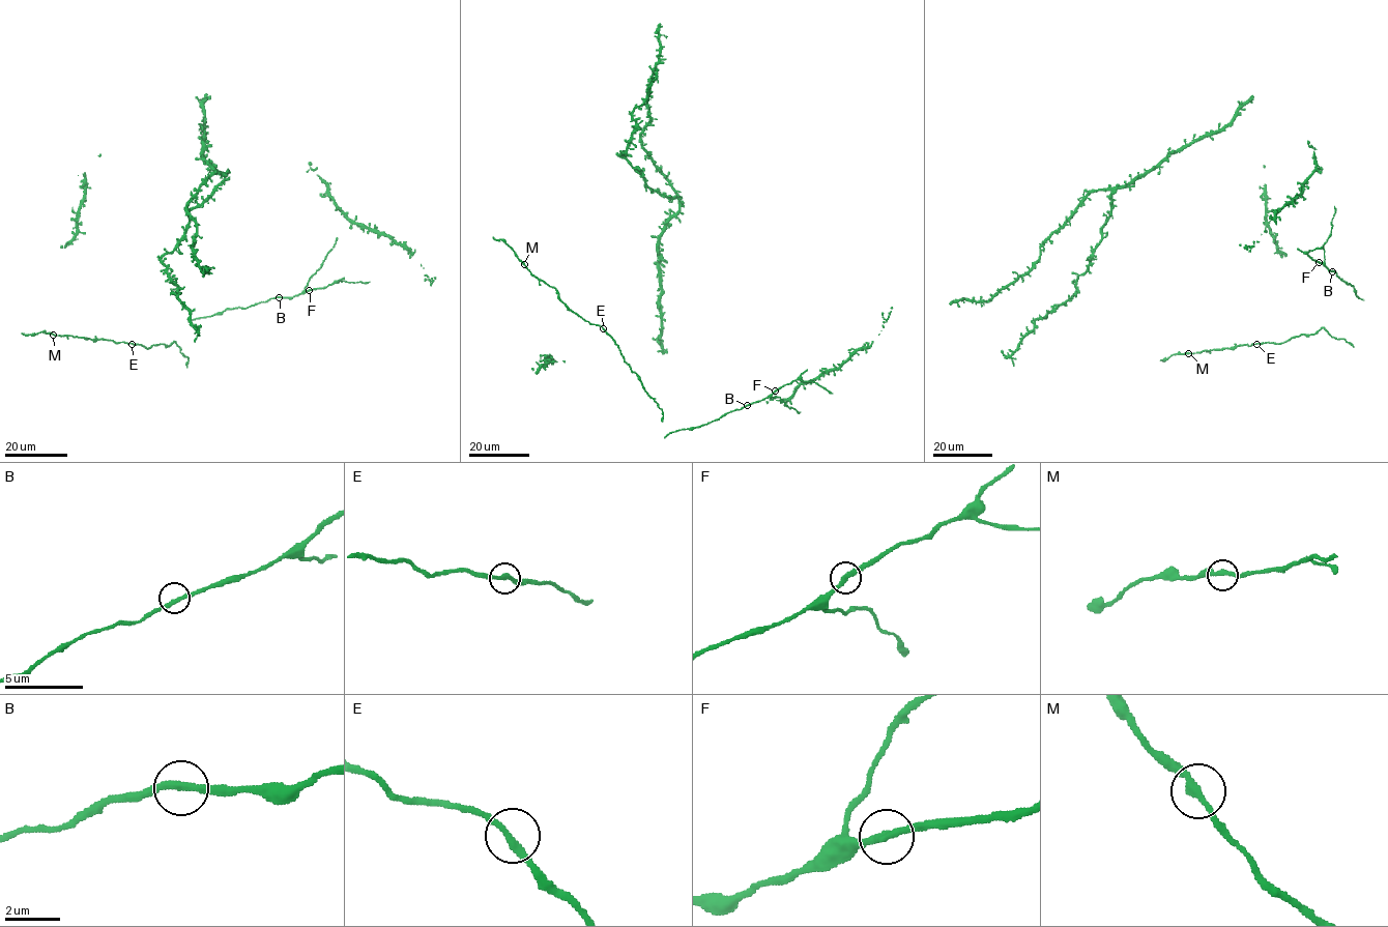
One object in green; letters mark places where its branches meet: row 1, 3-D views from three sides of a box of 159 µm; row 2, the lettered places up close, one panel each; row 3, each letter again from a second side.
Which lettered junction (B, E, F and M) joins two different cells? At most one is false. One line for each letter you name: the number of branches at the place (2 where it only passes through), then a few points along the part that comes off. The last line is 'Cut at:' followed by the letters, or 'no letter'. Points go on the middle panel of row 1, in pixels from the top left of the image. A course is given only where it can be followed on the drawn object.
Cut at: no letter

